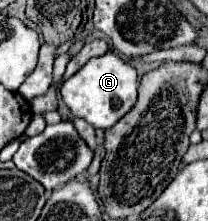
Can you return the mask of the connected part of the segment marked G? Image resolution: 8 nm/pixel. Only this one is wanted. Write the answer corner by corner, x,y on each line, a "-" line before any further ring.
106,52
104,56
90,58
74,76
70,76
60,86
62,102
68,106
72,116
84,118
96,130
112,128
124,114
132,110
136,104
136,90
138,90
138,74
136,70
124,62
114,52

